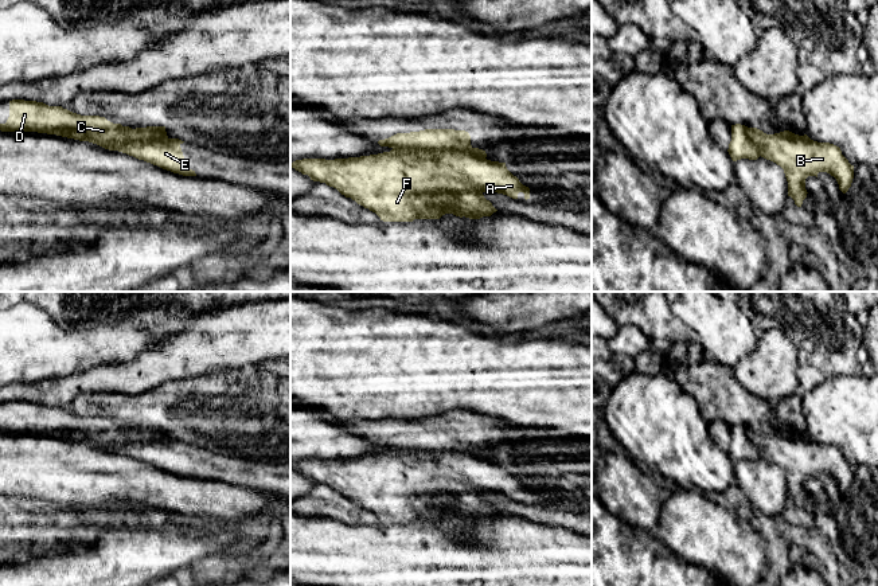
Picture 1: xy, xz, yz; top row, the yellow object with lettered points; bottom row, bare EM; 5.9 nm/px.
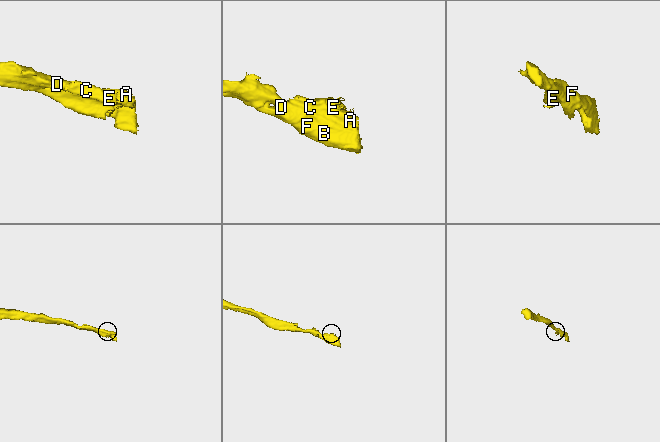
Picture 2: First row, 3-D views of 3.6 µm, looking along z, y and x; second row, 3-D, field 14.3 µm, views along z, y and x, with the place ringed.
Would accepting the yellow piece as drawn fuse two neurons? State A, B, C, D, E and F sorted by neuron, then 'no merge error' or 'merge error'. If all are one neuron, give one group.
A B C D F / E | merge error

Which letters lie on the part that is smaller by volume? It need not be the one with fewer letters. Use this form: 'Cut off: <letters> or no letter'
Cut off: E

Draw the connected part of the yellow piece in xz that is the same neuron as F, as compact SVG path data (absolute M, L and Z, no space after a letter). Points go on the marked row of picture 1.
M393 148L390 152L348 159L303 159L290 167L311 180L336 188L346 198L375 212L383 222L413 222L440 219L445 214L480 219L497 210L484 198L484 192L497 192L518 199L523 192L530 199L530 188L523 185L506 167L464 152L432 152L414 148Z

